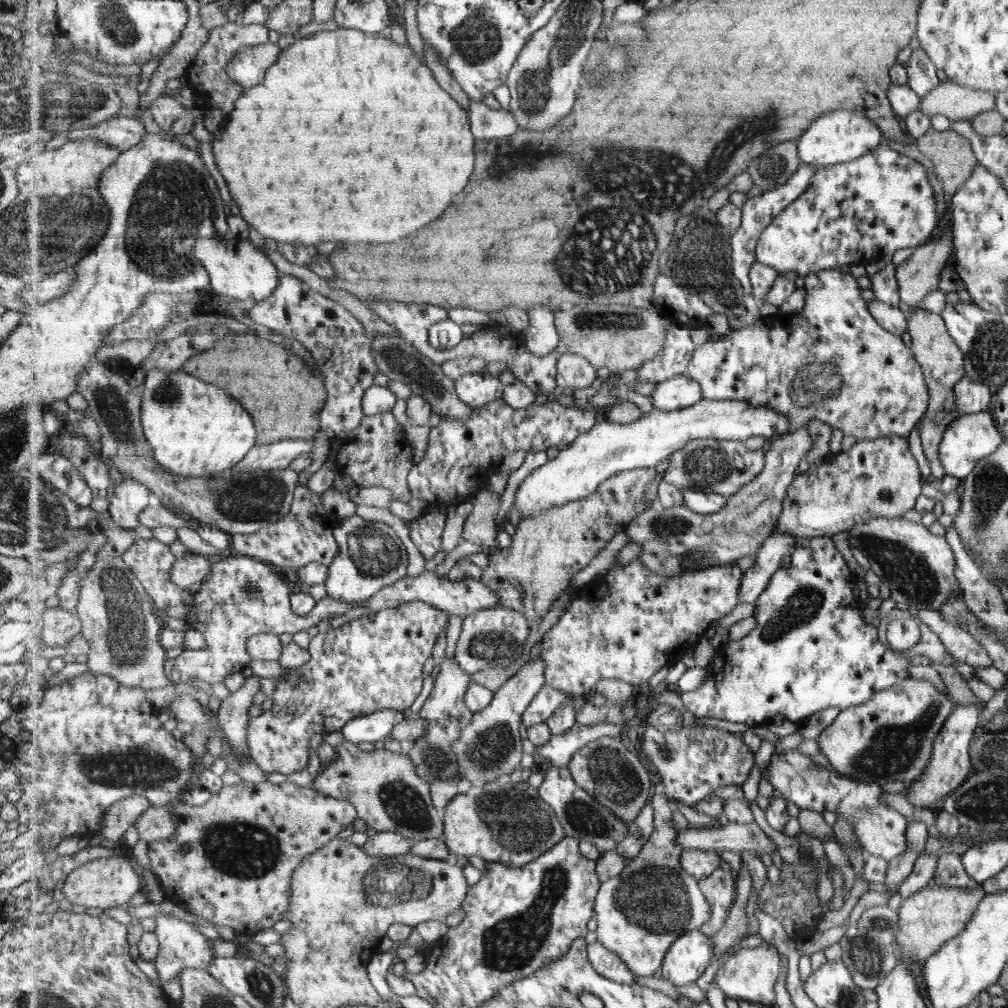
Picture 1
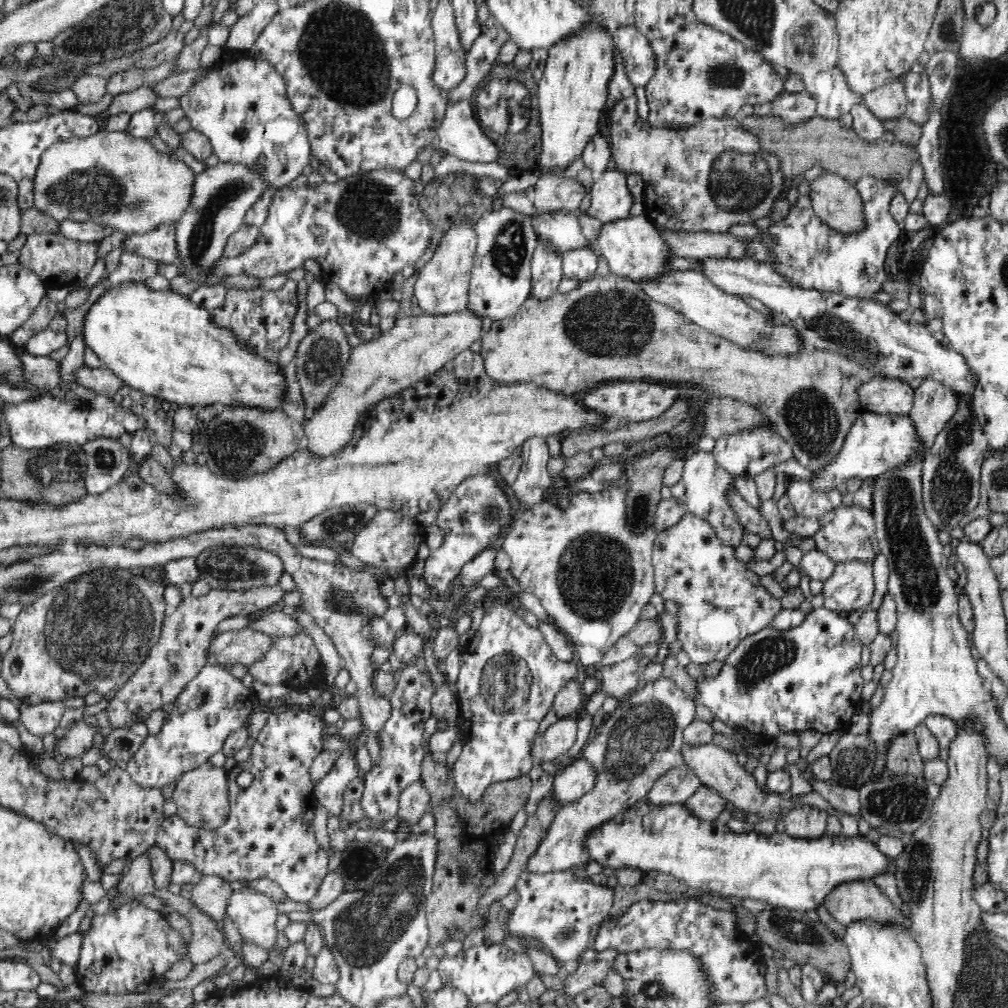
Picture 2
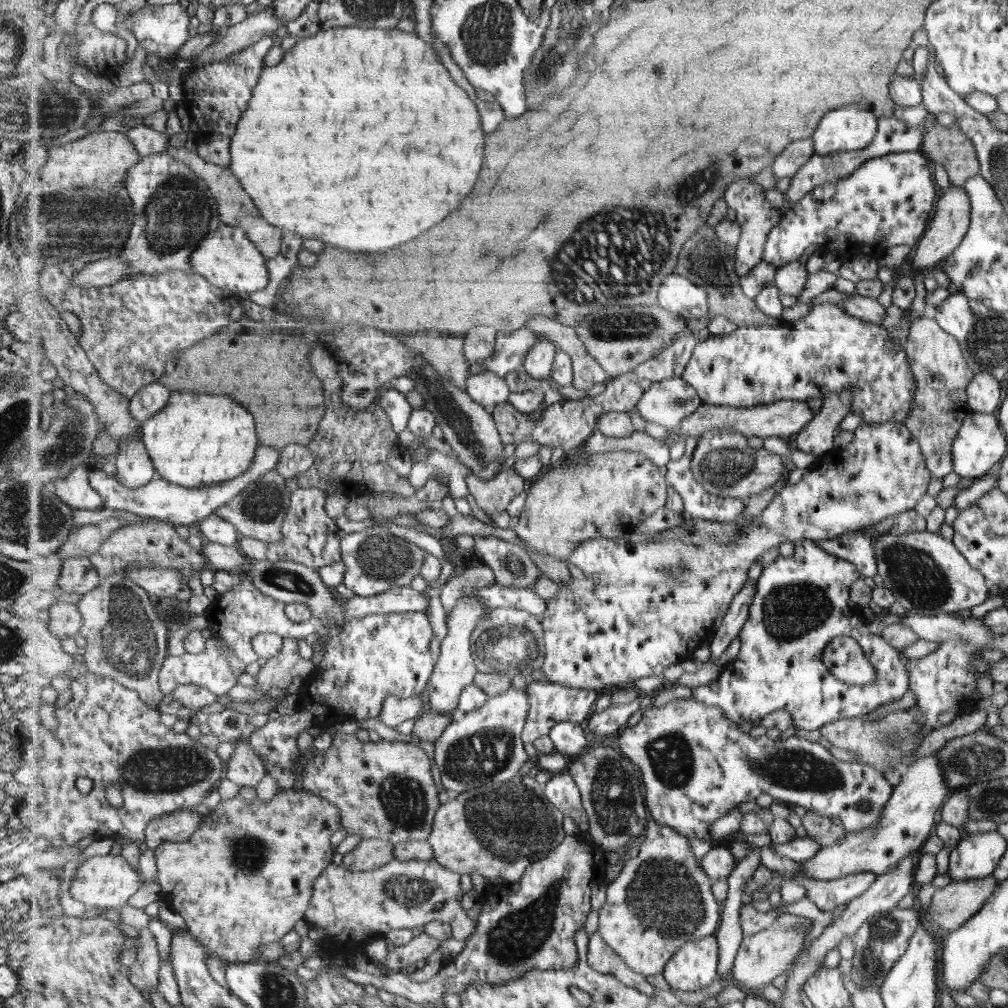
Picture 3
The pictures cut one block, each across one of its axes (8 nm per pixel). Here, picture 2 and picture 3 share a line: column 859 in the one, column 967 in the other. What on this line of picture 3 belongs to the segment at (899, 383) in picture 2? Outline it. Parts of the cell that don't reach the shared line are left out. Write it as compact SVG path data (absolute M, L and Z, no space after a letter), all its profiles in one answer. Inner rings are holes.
M987 371L975 373L965 386L965 401L972 411L992 414L1001 402L1001 384Z

